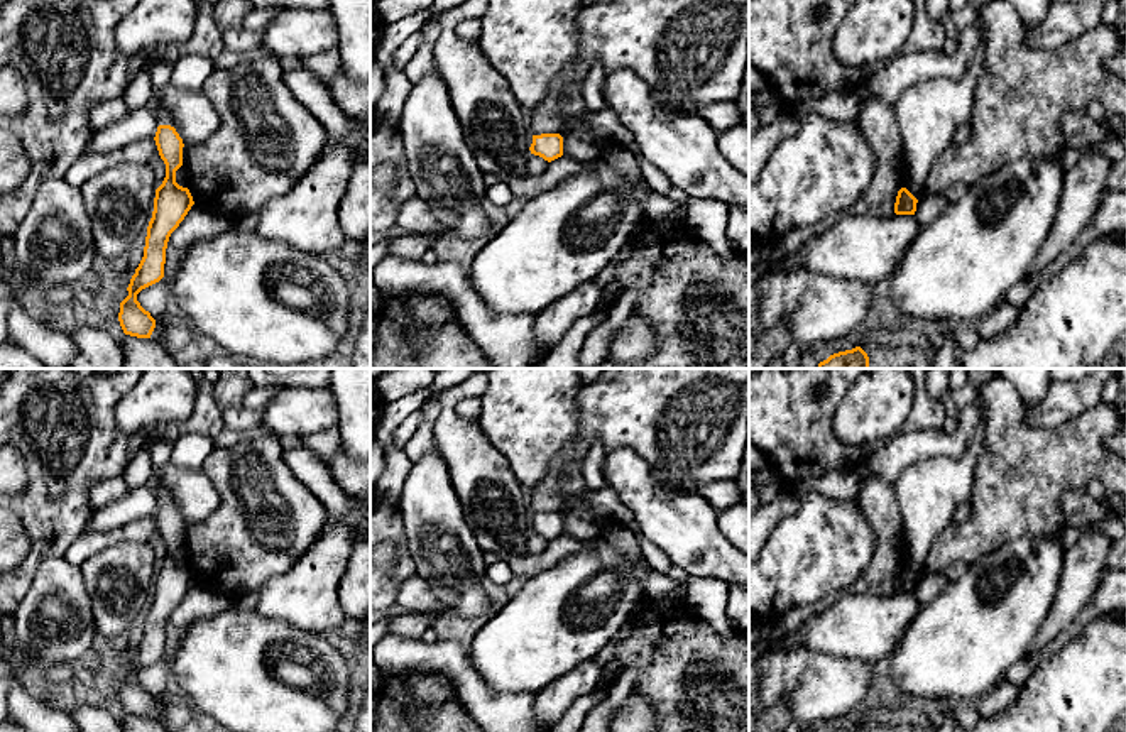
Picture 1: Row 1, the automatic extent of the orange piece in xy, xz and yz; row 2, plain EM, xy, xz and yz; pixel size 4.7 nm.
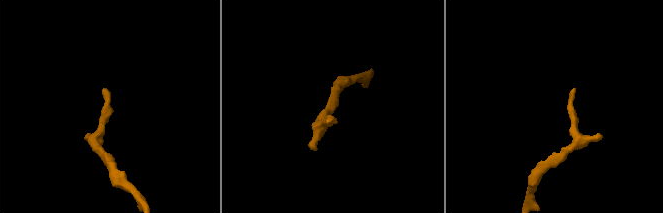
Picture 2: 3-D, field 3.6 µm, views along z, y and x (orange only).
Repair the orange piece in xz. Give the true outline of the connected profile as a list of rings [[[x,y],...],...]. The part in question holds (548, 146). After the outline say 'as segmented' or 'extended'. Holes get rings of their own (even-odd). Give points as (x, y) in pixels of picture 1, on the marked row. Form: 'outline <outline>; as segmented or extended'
outline [[[560,134],[533,135],[531,154],[551,162],[563,156],[563,137]]]; as segmented

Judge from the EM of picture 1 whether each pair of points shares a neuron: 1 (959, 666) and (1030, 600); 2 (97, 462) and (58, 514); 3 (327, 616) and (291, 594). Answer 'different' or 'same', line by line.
1: same
2: same
3: same

